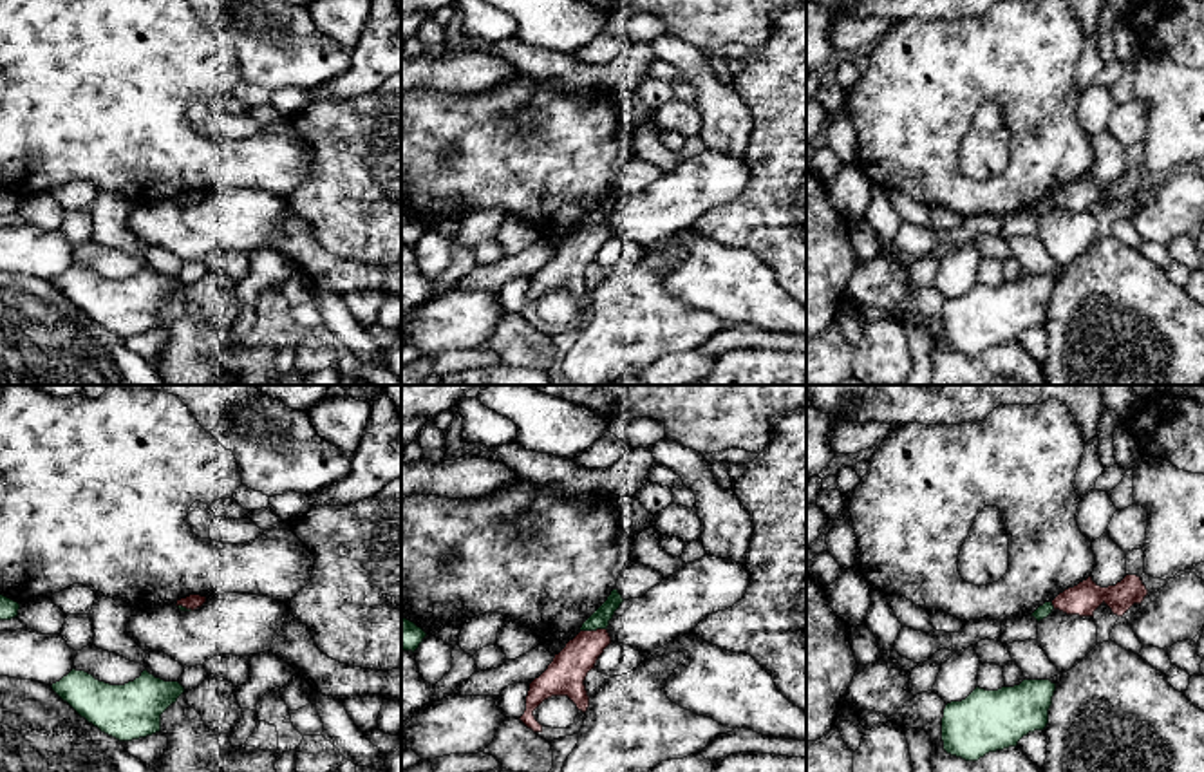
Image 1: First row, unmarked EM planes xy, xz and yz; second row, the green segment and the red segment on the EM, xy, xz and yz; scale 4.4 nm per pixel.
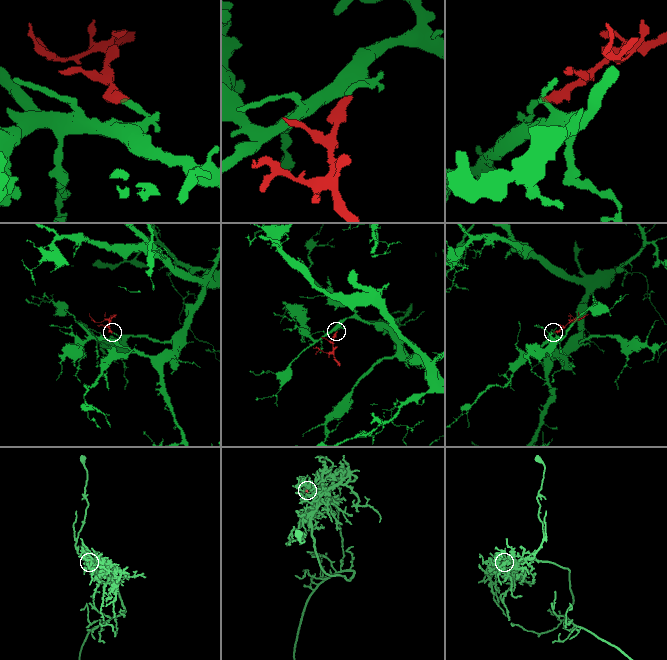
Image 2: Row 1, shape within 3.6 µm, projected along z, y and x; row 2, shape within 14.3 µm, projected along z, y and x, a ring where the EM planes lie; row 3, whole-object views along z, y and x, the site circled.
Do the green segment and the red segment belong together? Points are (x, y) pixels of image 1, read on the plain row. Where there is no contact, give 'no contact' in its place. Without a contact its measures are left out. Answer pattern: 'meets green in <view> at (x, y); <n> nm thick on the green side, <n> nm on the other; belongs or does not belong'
meets green in xz at (593, 225); 80 nm thick on the green side, 180 nm on the other; does not belong

